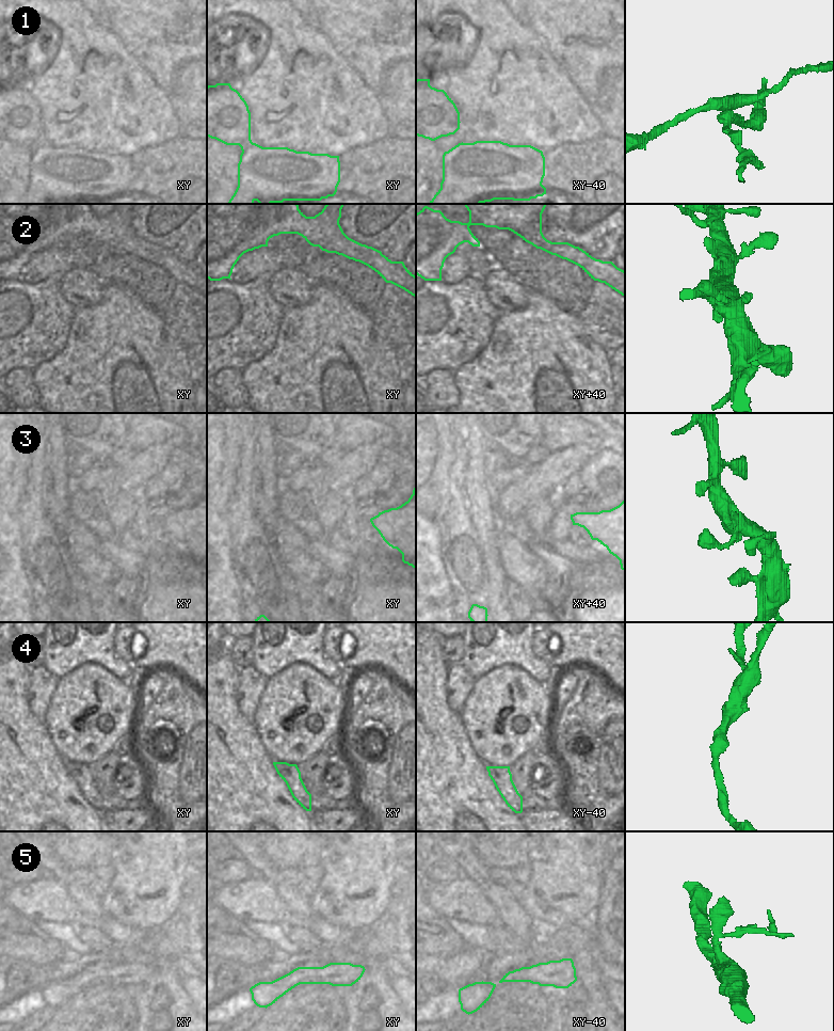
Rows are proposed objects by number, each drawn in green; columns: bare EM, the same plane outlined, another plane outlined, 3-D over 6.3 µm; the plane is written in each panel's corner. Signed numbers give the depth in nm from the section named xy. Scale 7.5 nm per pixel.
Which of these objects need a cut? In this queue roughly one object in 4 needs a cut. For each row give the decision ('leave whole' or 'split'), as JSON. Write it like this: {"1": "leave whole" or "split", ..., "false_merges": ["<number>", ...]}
{"1": "split", "2": "leave whole", "3": "split", "4": "leave whole", "5": "leave whole", "false_merges": ["1", "3"]}

